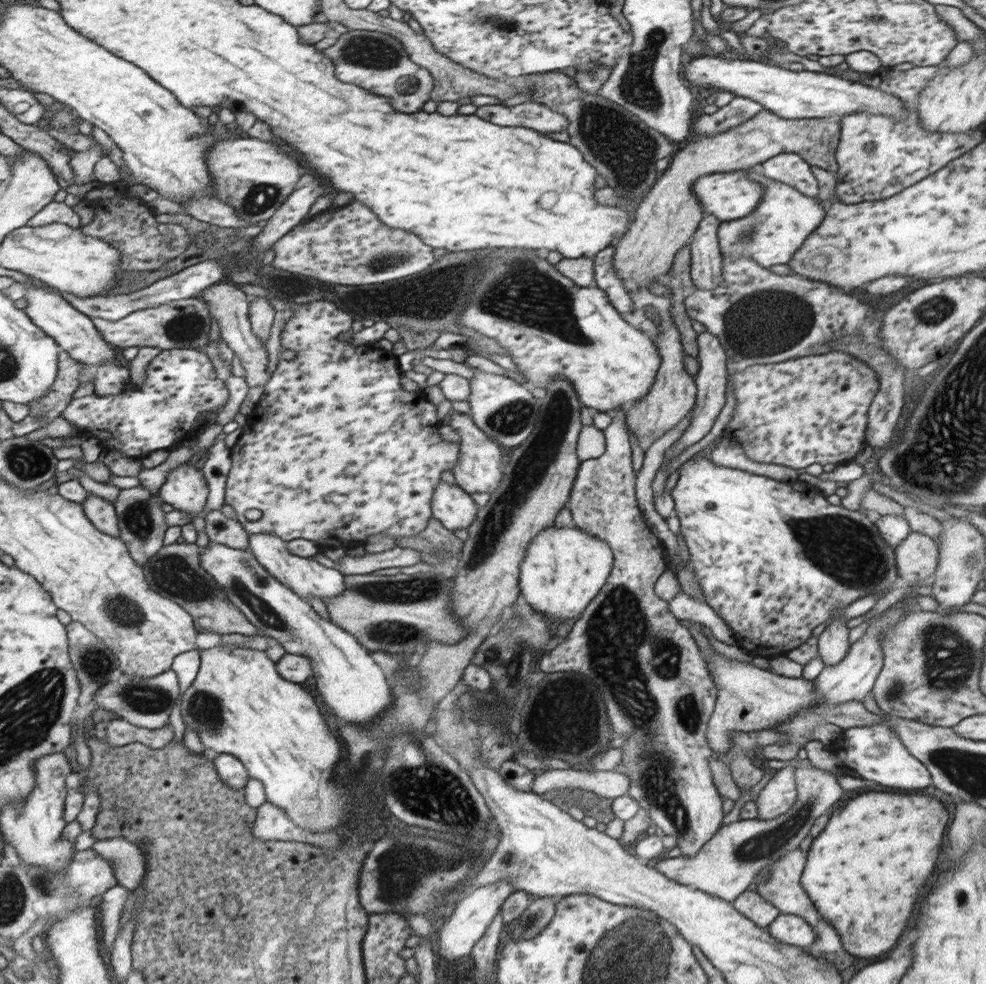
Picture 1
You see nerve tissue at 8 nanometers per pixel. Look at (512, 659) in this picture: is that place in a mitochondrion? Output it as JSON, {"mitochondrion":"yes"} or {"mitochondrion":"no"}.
{"mitochondrion":"yes"}

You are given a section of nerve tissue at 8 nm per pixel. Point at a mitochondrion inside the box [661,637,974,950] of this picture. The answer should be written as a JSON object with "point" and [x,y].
{"point":[759,847]}

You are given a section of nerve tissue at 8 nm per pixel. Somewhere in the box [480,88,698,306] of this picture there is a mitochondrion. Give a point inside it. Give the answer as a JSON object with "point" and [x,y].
{"point":[618,142]}

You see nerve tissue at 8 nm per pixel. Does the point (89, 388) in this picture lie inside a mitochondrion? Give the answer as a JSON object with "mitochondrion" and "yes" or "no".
{"mitochondrion":"no"}

